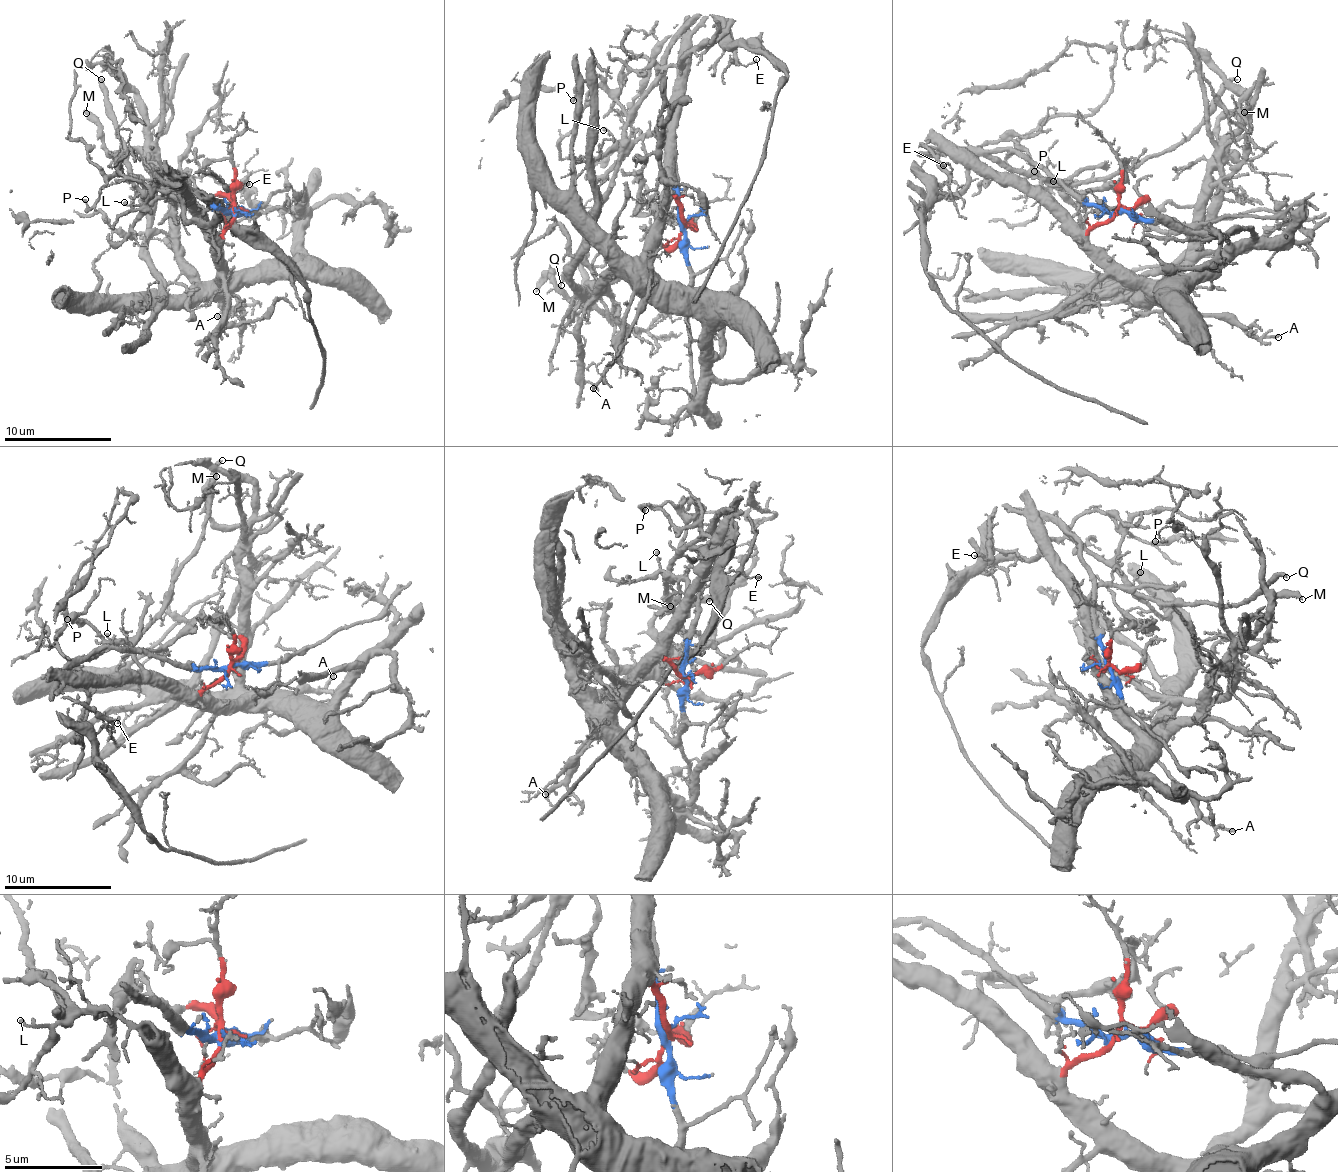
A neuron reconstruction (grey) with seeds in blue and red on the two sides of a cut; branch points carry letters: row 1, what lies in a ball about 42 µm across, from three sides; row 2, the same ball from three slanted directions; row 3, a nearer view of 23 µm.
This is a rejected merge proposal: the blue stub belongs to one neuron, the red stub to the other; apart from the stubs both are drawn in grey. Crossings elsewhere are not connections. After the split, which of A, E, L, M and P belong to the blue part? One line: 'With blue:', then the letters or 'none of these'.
With blue: P

